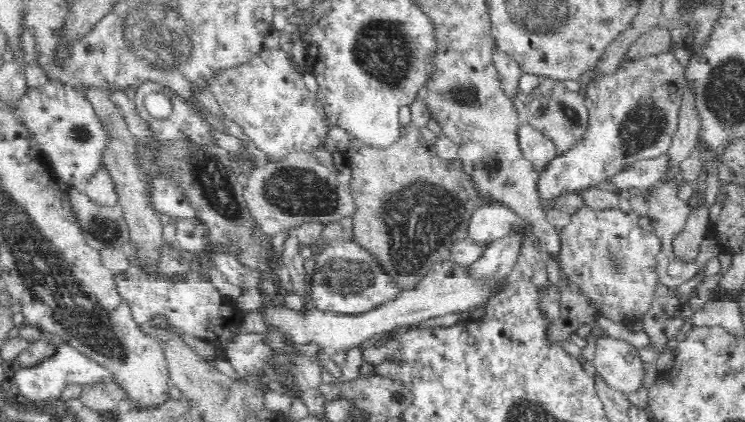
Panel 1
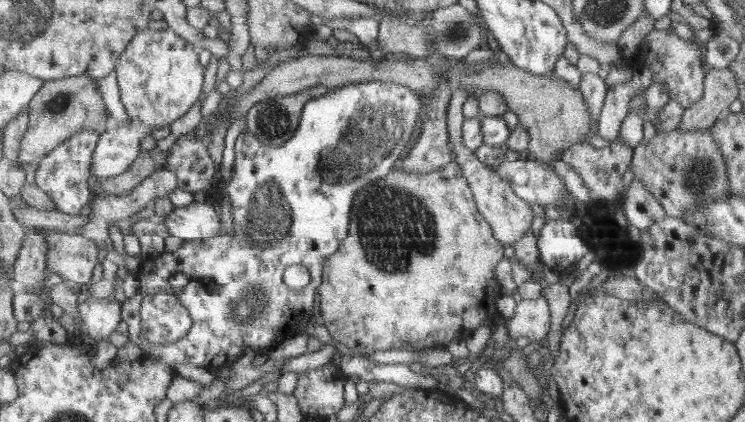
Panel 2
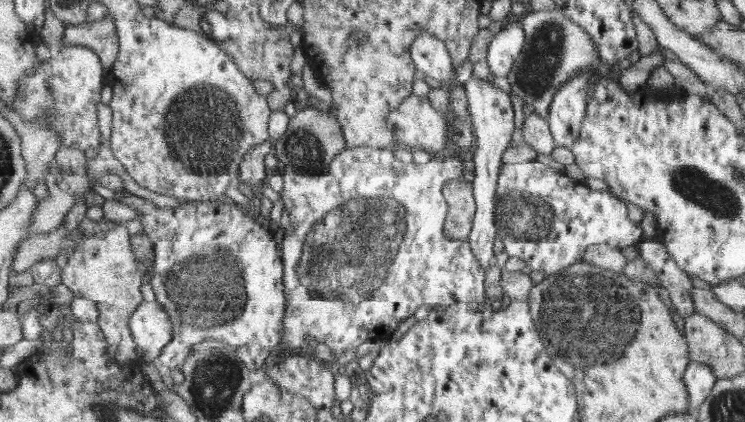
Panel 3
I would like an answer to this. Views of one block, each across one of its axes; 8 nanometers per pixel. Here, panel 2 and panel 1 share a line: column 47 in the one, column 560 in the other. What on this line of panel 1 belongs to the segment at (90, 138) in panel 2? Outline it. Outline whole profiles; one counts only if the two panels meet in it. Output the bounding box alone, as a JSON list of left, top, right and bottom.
[541,51,686,204]

